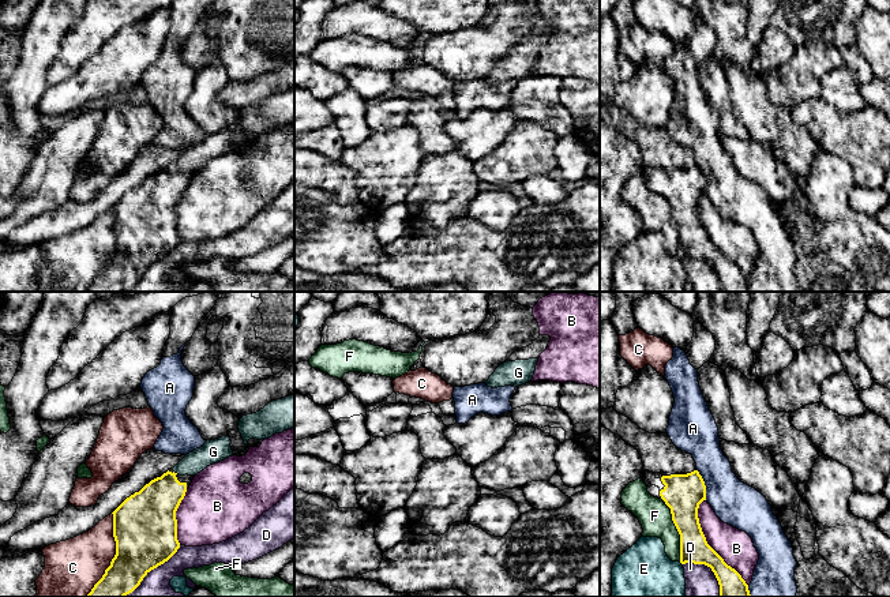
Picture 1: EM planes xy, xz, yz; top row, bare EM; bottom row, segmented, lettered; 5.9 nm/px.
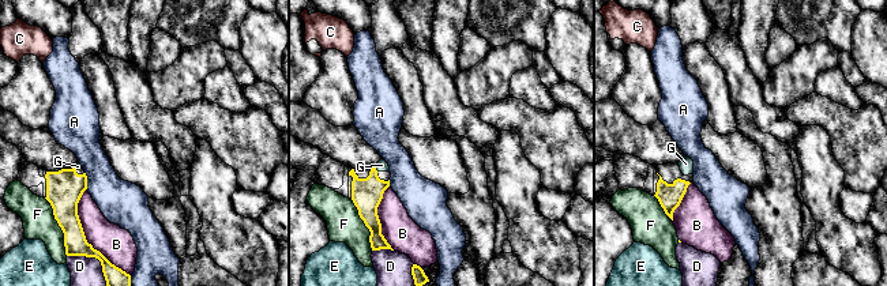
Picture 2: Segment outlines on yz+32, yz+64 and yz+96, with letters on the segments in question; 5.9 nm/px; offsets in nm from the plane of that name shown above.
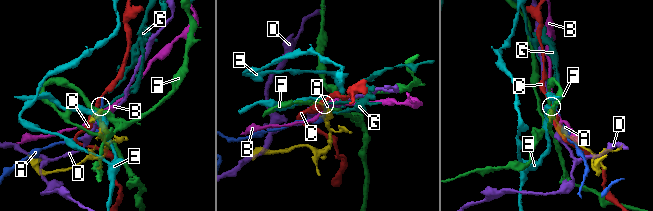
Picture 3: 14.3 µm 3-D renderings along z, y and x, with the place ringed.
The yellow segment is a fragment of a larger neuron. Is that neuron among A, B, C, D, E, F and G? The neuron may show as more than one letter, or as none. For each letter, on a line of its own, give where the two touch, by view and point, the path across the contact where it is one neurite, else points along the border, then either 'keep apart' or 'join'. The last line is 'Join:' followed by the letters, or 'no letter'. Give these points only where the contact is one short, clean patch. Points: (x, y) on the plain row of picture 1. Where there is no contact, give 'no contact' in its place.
A: contact yz (703, 179); keep apart
B: contact yz (706, 237); keep apart
C: contact xy (115, 250); keep apart
D: contact xy (151, 263); keep apart
E: no contact; keep apart
F: contact yz (676, 222); keep apart
G: contact xy (176, 168); way xy (153, 203), (176, 168), (211, 147); join
Join: G

